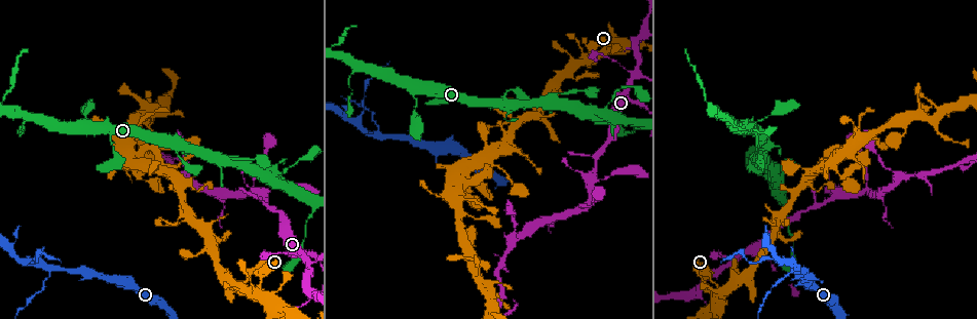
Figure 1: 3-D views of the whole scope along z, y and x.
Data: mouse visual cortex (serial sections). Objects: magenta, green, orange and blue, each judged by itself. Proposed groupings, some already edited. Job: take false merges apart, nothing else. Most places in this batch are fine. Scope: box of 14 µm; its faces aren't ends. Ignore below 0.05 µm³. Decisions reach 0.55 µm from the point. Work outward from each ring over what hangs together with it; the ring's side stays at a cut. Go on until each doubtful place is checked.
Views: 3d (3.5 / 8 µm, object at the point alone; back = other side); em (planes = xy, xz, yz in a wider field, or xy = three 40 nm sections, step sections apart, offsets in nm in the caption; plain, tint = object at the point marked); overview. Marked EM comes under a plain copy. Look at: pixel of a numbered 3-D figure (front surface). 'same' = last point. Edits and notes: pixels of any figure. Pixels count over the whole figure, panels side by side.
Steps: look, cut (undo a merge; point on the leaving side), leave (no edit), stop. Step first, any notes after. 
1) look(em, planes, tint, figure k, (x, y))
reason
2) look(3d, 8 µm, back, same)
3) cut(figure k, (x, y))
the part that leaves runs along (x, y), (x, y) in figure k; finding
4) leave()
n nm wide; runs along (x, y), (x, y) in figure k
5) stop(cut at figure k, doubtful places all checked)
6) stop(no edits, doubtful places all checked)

look(3d, 3.5 µm, back, figure 1, (303, 257))
four or more arms meet

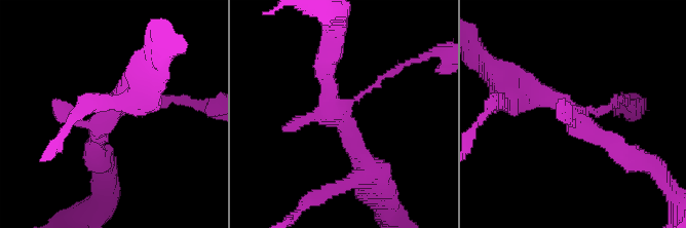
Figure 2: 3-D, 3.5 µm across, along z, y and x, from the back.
look(em, xy, step 2, tint, figure 2, (574, 111))
4 arms; arms of 100, 200, 250, 350 nm; need the tissue

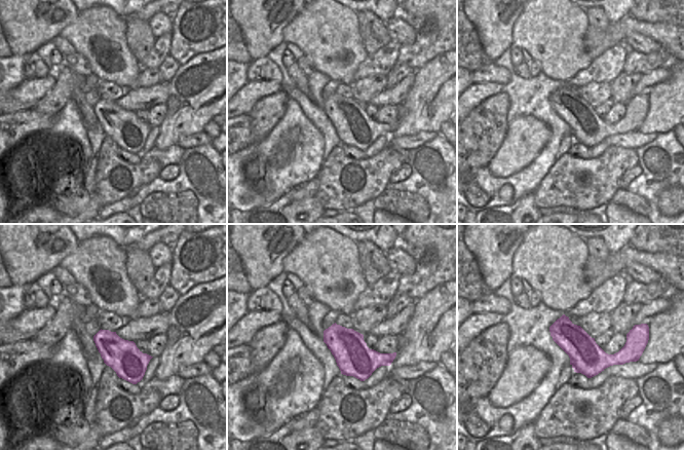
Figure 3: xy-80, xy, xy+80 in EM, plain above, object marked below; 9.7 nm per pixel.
look(em, xy, step 1, tint, same)
cut it another way

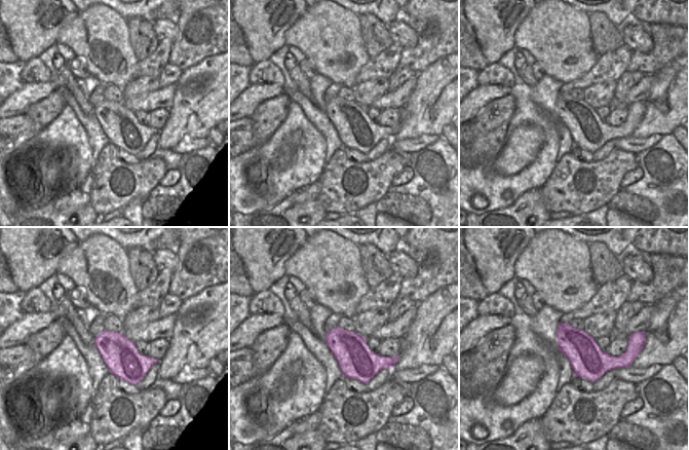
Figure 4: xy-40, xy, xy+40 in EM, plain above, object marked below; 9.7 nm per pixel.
leave()
340 nm wide; runs along (519, 90), (559, 101), (621, 151) in figure 2; continuous, no second cell

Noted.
look(3d, 3.5 µm, figure 1, (587, 54))
narrows sharply

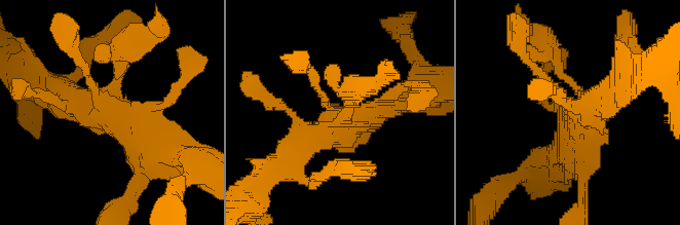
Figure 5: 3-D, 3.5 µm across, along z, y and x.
leave()
runs along (127, 47), (111, 108), (162, 146) in figure 5; one cell here

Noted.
look(3d, 3.5 µm, figure 1, (795, 266))
a fork

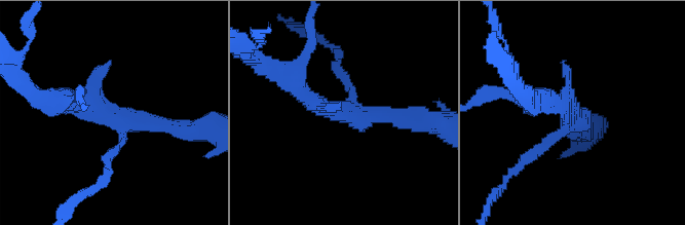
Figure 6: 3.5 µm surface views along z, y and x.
look(em, xy, step 5, tint, figure 6, (352, 116))
need the tissue

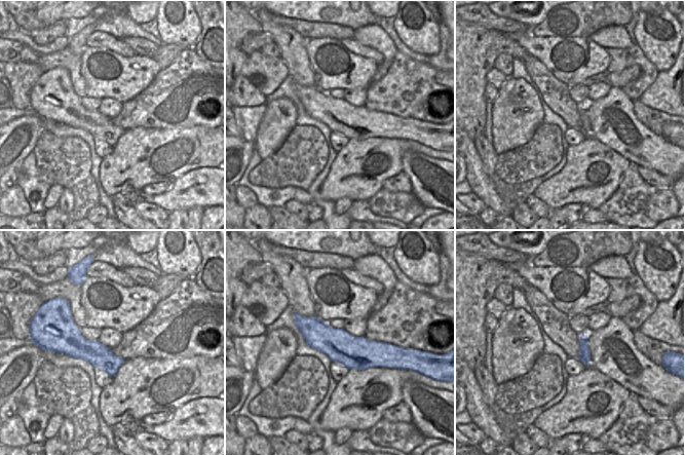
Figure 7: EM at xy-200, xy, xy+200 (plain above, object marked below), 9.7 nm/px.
leave()
320 nm wide; runs along (297, 316), (352, 352), (393, 353) in figure 7; all the same cell

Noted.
stop(no edits, doubtful places all checked)

